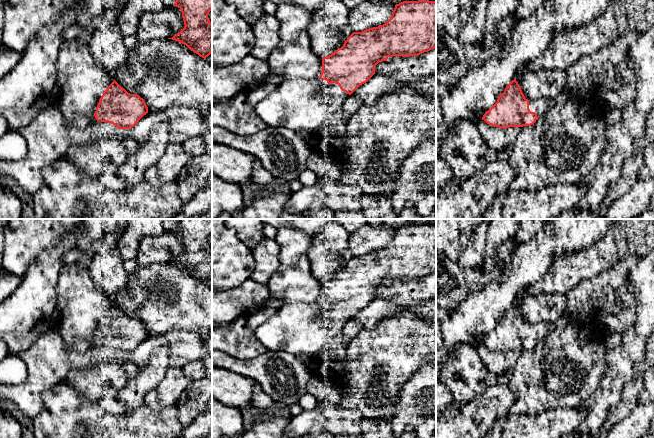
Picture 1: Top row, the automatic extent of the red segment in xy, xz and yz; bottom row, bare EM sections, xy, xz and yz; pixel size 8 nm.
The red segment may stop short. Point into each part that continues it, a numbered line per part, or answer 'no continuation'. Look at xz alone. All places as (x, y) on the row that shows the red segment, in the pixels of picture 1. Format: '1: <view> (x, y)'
1: xz (300, 105)

